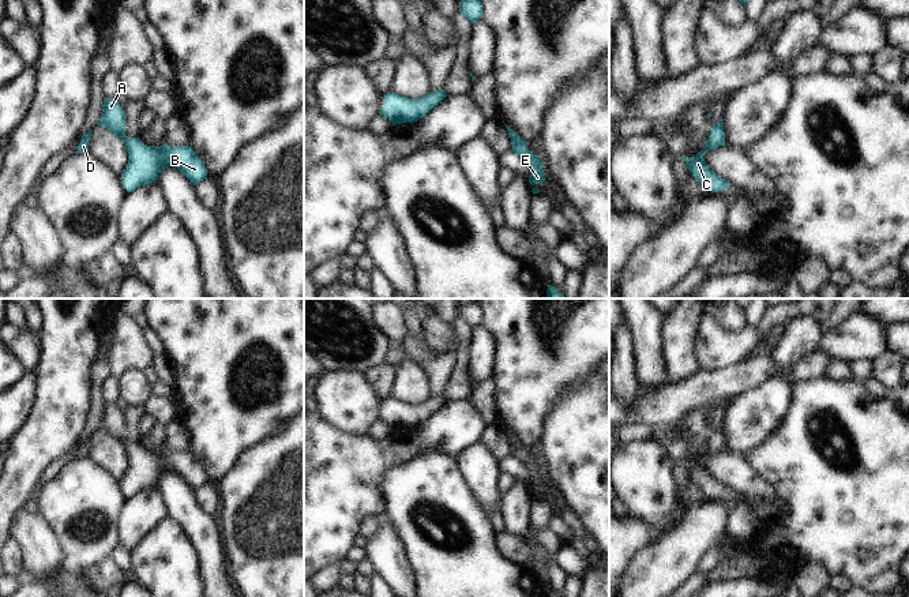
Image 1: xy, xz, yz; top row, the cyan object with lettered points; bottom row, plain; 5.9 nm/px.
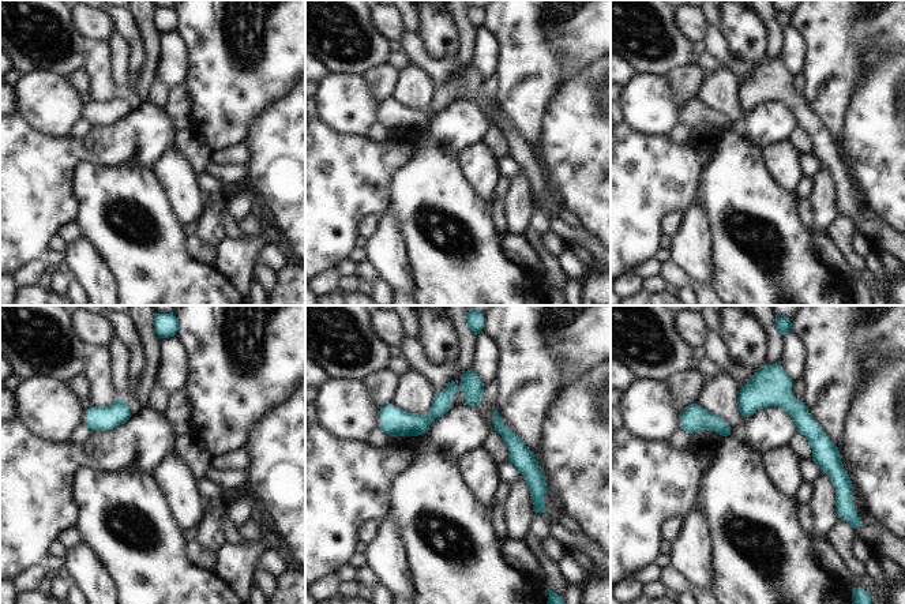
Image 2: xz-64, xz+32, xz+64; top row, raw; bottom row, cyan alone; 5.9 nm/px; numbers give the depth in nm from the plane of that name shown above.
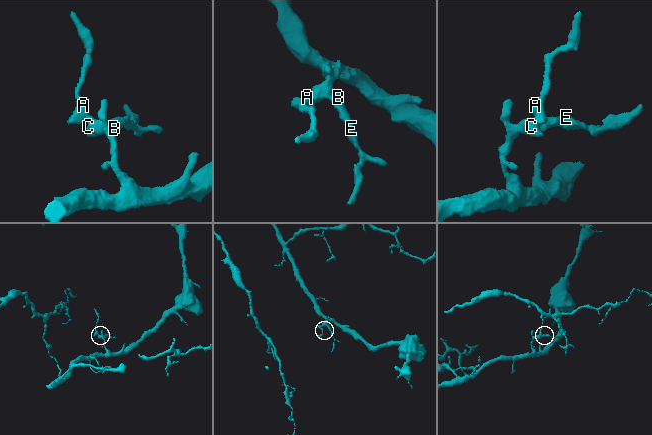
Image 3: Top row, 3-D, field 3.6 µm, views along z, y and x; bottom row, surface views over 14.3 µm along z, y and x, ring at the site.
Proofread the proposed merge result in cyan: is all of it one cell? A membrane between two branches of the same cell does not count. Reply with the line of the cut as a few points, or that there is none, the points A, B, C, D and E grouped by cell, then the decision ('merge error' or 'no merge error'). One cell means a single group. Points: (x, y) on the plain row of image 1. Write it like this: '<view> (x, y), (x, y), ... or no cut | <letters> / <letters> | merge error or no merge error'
no cut | A B C D E | no merge error

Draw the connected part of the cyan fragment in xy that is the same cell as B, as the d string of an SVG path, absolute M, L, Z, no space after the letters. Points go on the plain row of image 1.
M104 403L102 420L97 431L108 433L119 442L128 458L128 469L121 478L123 492L132 498L142 491L155 488L158 480L168 472L177 473L194 491L207 484L203 466L191 451L147 451L139 442L125 442L127 420L117 405Z

